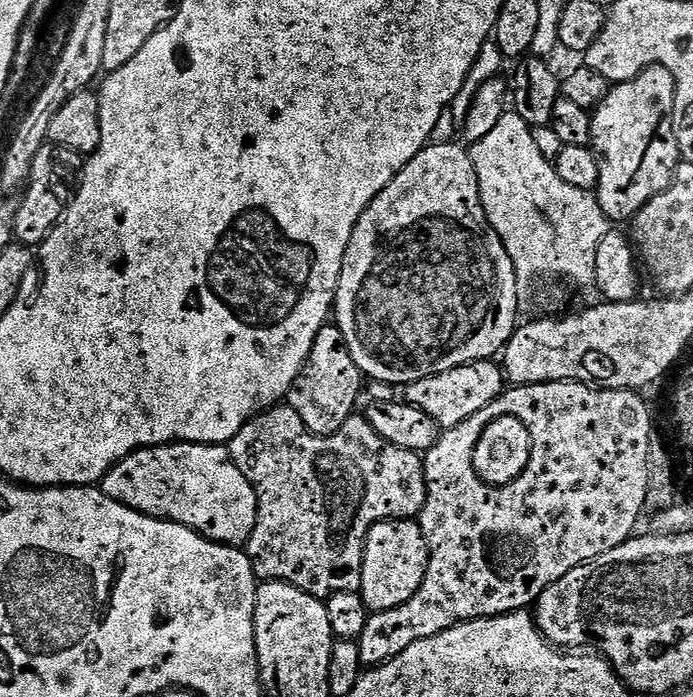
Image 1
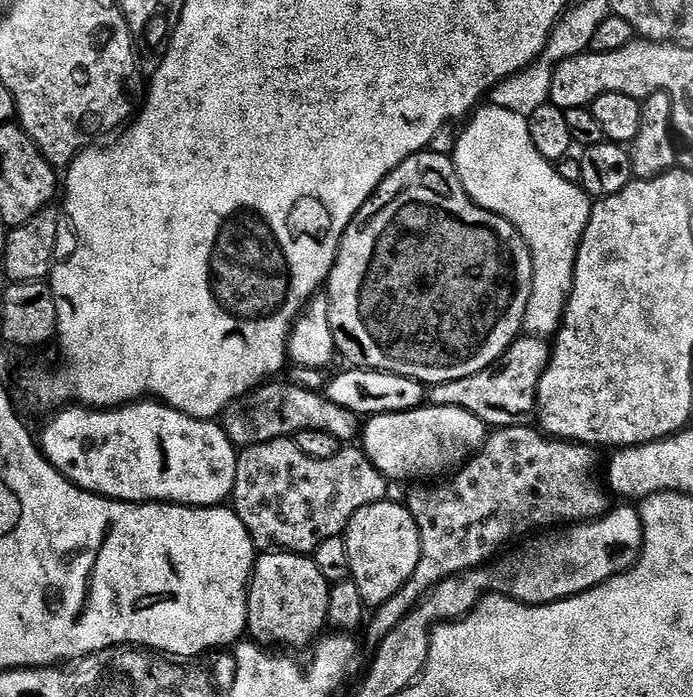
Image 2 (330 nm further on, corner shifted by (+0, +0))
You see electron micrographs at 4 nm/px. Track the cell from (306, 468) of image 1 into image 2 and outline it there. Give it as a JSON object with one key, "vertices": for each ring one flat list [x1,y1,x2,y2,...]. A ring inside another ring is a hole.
{"vertices":[[295,439,271,440,243,449,236,458,236,481,230,497,236,517,243,522,257,549,280,549,293,554,311,554,326,538,344,536,350,518,362,506,377,504,389,495,389,481,356,446,344,446,334,458,310,458,298,450]]}

